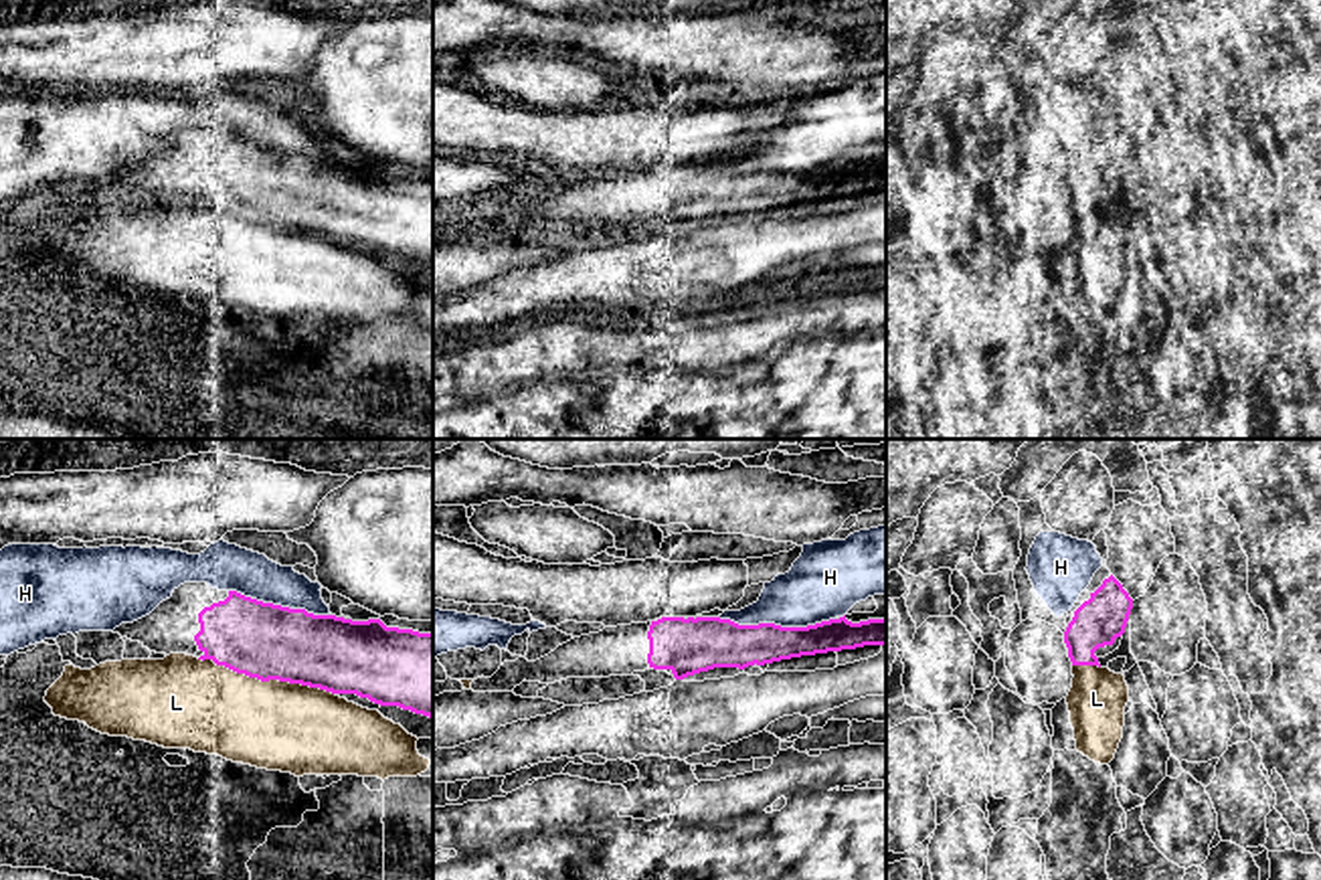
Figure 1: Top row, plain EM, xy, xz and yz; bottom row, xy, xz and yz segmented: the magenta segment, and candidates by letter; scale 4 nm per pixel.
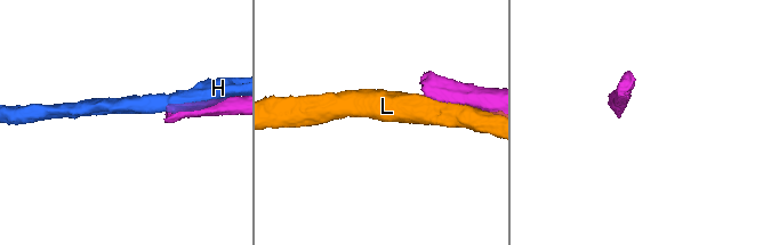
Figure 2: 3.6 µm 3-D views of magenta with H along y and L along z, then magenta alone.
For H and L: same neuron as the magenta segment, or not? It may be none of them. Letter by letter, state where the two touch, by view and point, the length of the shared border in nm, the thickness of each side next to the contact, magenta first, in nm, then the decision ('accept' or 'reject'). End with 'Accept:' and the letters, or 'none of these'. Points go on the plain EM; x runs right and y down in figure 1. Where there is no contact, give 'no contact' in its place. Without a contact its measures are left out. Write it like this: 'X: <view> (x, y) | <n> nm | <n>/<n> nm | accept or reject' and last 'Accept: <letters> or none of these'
H: xz (777, 172) | 460 nm | 190/280 nm | reject
L: xy (266, 227) | 550 nm | 300/360 nm | reject
Accept: none of these

